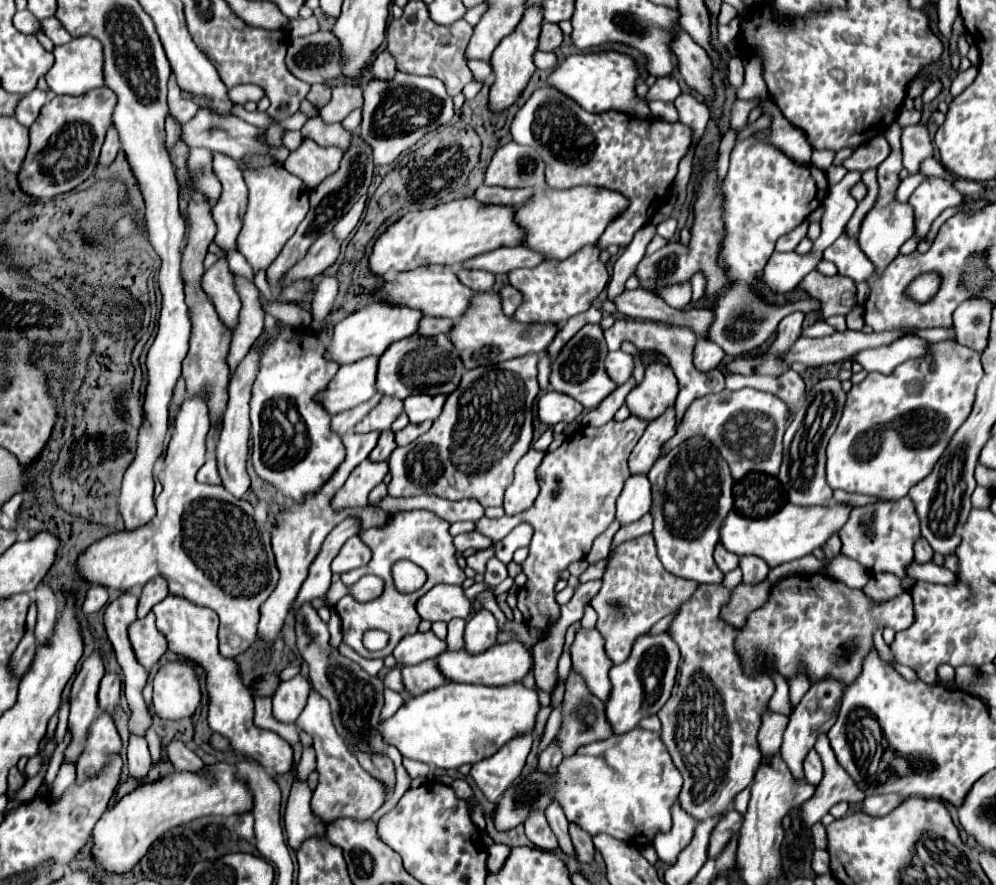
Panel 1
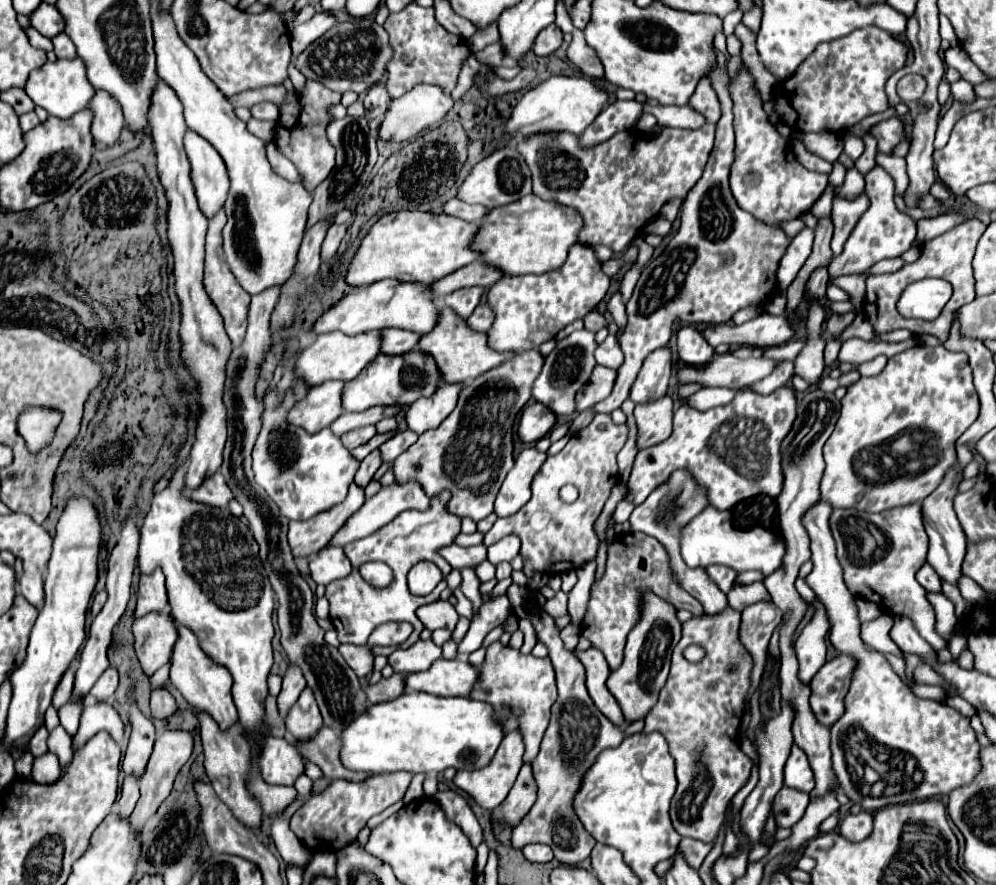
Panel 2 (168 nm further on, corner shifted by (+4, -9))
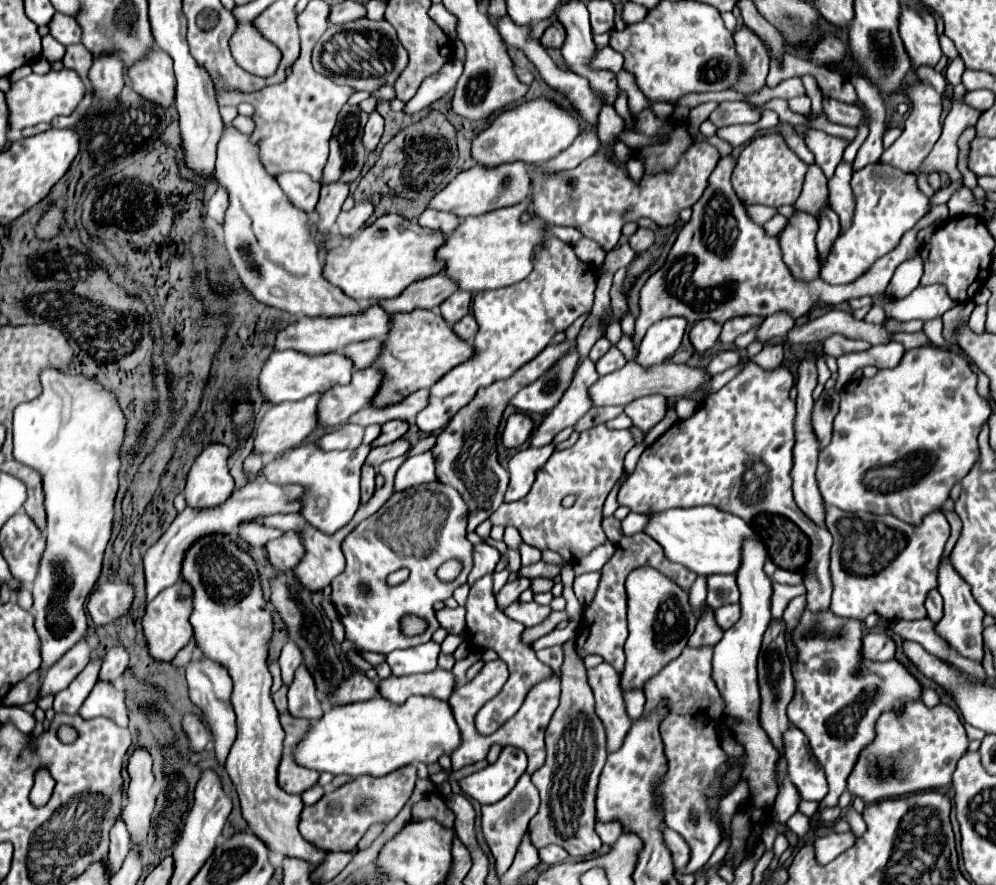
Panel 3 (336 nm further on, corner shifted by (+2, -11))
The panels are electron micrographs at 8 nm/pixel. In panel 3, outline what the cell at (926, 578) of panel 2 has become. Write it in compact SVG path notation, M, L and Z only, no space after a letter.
M936 588L926 598L926 610L928 610L928 618L932 618L934 622L940 620L940 616L942 616L942 596L940 596L940 592Z

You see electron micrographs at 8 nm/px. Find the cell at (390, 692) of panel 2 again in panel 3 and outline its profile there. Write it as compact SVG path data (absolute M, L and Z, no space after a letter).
M356 672L348 680L340 684L336 694L330 698L332 704L352 704L352 702L362 702L378 696L378 684L366 678L366 674Z

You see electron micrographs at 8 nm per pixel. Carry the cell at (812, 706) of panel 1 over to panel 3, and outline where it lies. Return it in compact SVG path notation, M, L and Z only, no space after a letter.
M886 632L866 634L862 640L862 658L872 662L888 662L894 658L894 640Z

